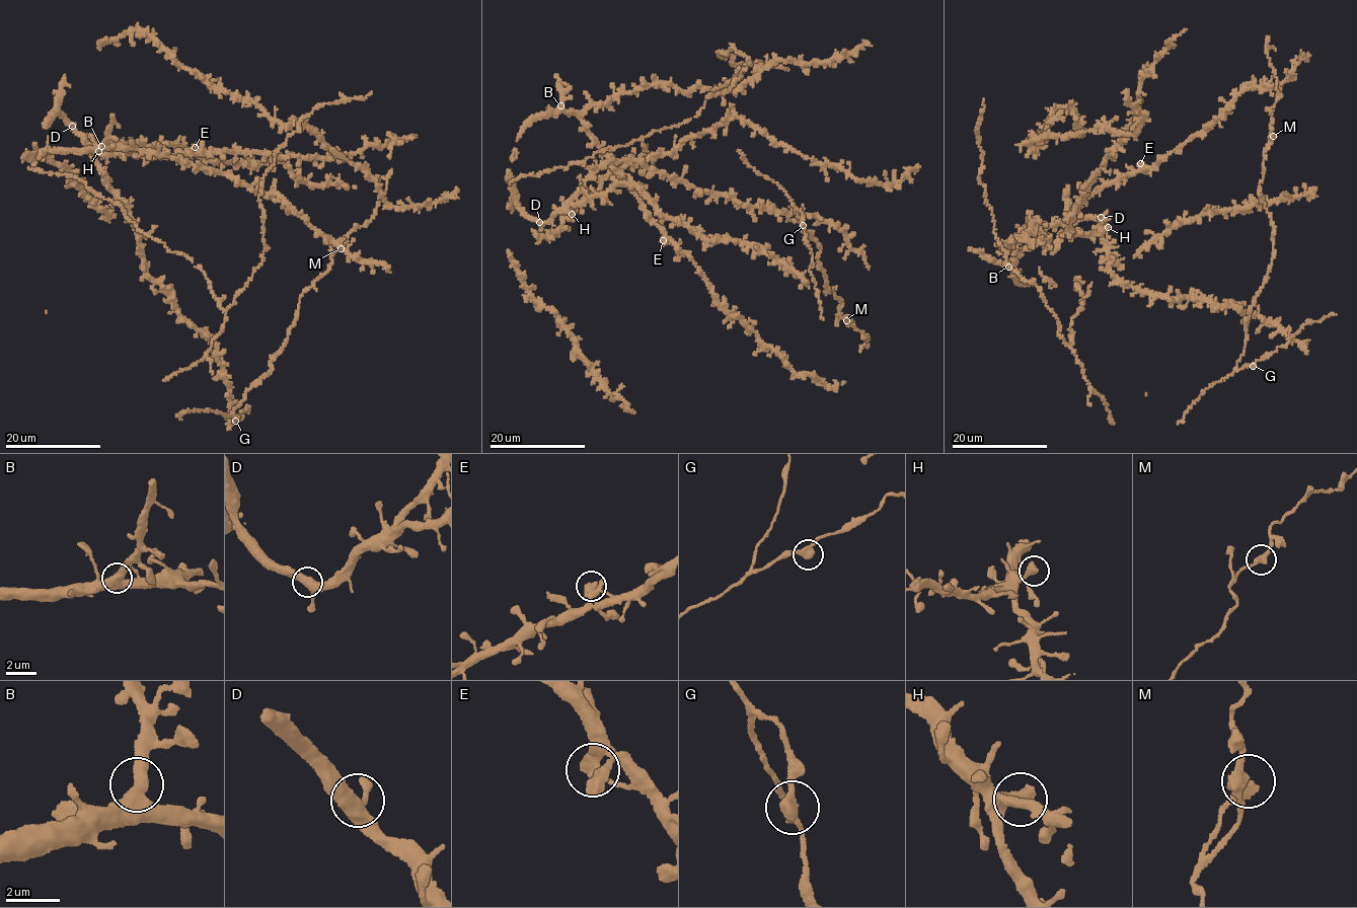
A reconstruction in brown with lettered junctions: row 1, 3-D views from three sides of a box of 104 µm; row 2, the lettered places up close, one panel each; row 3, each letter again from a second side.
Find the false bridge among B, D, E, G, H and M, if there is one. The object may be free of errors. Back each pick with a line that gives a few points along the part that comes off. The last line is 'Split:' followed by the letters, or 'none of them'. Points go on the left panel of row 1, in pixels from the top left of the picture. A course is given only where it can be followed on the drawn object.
Split: none of them

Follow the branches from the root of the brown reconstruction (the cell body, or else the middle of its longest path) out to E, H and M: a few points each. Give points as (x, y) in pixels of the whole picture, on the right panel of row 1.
E: (1108, 255), (1099, 234), (1068, 231), (1066, 220), (1096, 193), (1134, 173), (1140, 164)
H: (1108, 255), (1103, 238), (1103, 231), (1108, 227)
M: (1108, 255), (1118, 281), (1170, 300), (1228, 303), (1292, 342), (1236, 370), (1274, 257), (1259, 192), (1273, 136)

